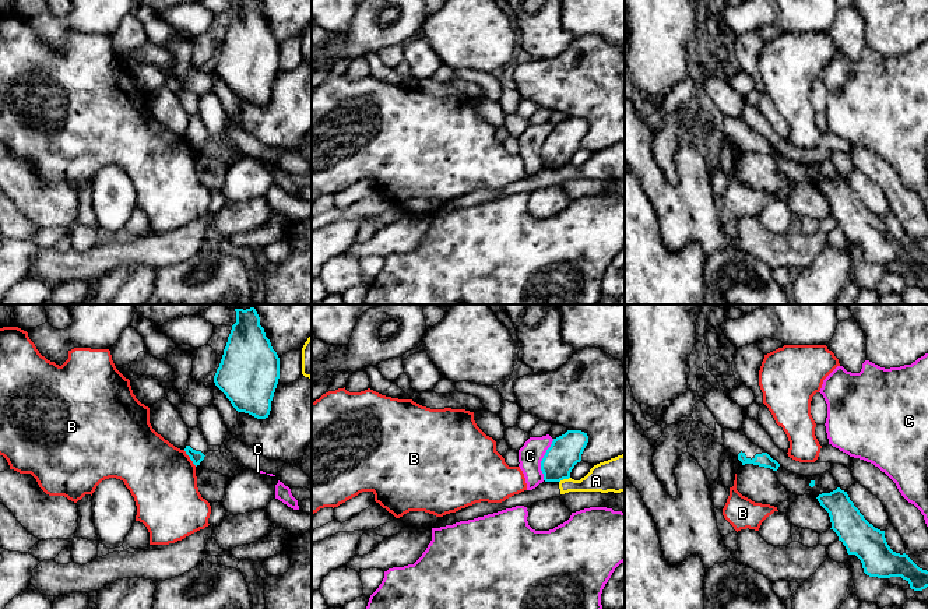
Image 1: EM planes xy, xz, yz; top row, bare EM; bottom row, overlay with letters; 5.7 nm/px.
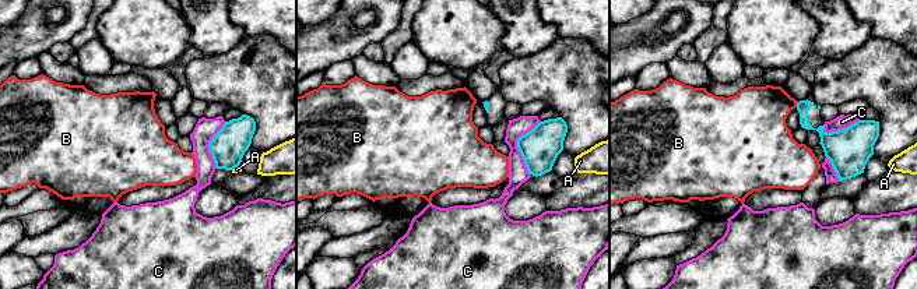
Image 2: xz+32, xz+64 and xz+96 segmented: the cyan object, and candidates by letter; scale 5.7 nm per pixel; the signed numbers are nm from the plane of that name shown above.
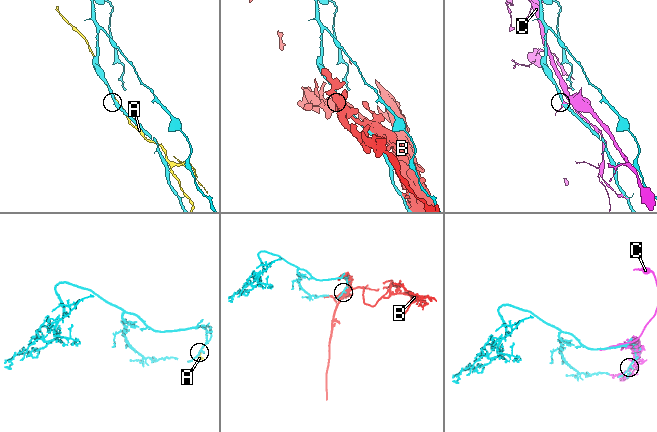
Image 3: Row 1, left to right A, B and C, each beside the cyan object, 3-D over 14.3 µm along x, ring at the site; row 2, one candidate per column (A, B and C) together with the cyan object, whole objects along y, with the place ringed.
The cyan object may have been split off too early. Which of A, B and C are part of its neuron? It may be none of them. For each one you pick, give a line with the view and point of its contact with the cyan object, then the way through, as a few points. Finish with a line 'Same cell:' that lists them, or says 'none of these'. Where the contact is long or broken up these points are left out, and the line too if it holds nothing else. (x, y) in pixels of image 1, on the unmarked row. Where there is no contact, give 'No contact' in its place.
Same cell: none of these

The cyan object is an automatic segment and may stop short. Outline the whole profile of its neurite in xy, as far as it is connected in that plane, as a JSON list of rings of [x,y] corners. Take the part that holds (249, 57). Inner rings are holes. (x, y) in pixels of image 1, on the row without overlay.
[[[236,0],[215,73],[238,99],[266,106],[280,66],[280,45],[257,0]]]

